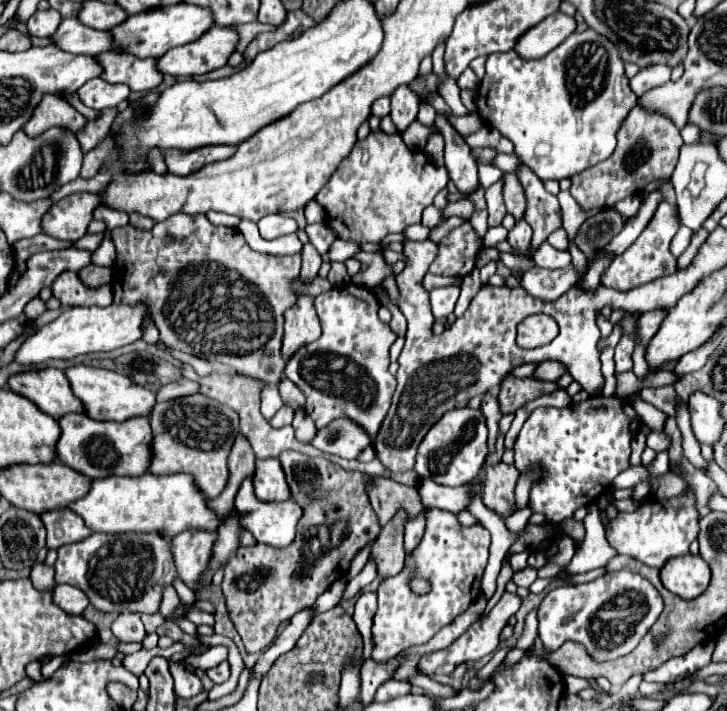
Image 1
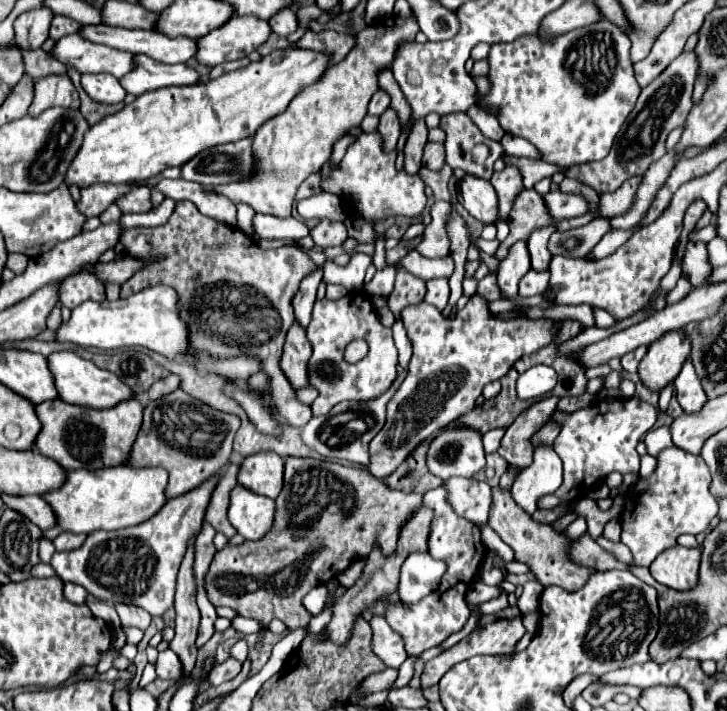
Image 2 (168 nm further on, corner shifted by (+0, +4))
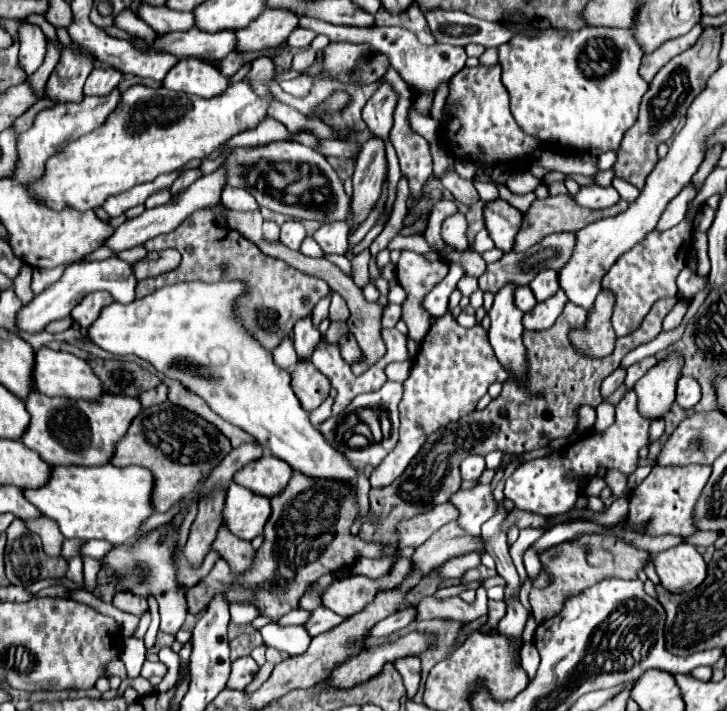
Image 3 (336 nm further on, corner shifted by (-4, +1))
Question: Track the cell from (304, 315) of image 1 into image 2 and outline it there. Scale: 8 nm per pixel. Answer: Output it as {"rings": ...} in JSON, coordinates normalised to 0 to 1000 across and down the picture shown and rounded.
{"rings":[[[404,454],[393,471],[391,496],[385,505],[385,519],[391,522],[402,544],[424,541],[421,511],[426,499],[429,499],[429,482],[424,482],[421,460],[413,460],[413,454]]]}

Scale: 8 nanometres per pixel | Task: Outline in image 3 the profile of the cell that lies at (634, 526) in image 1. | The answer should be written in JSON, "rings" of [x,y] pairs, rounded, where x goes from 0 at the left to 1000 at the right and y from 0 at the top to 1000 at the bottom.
{"rings":[[[900,655],[894,669],[869,689],[867,698],[867,720],[864,729],[869,734],[894,734],[891,751],[908,754],[908,751],[955,751],[957,740],[952,731],[957,703],[963,700],[963,692],[968,681],[977,672],[977,655]]]}

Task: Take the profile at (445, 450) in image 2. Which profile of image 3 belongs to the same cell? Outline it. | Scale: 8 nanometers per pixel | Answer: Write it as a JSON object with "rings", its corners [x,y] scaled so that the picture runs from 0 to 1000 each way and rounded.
{"rings":[[[644,641],[635,647],[633,653],[633,664],[635,664],[635,675],[644,678],[655,678],[660,672],[660,667],[666,664],[666,644],[663,641]]]}

